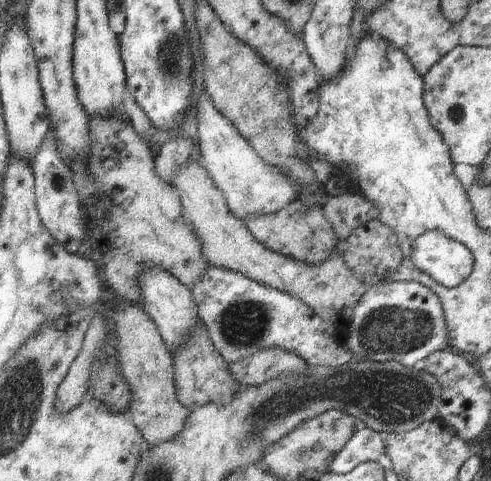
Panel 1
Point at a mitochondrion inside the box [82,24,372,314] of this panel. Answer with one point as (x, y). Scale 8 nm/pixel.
(171, 59)

